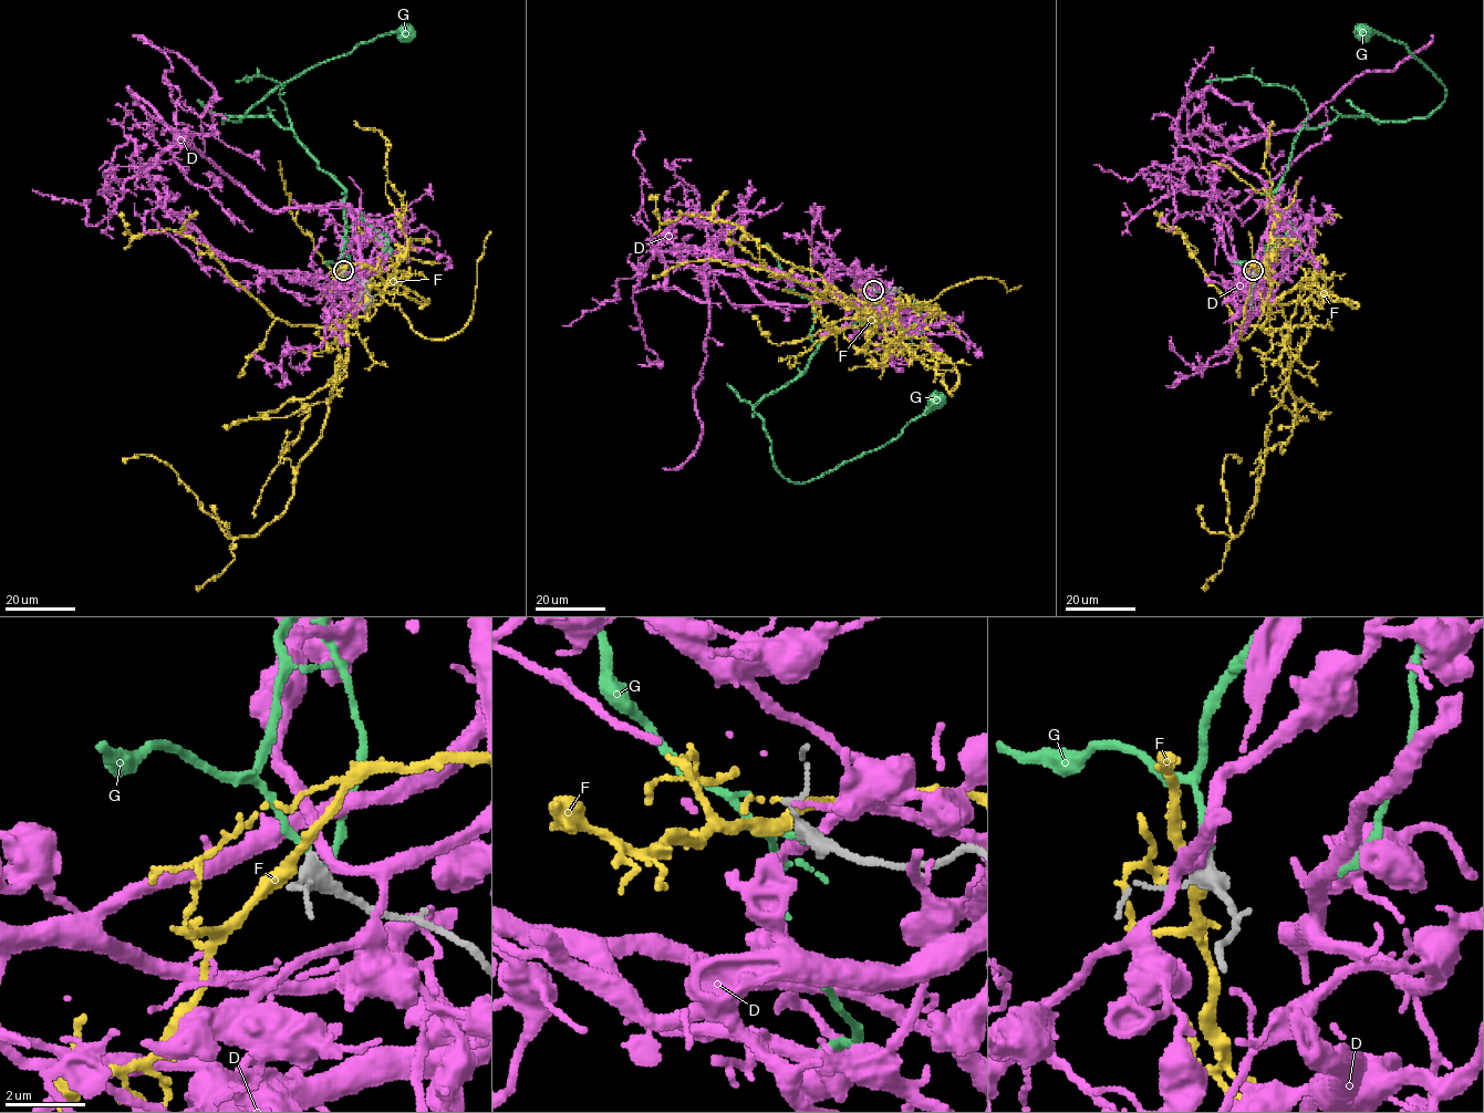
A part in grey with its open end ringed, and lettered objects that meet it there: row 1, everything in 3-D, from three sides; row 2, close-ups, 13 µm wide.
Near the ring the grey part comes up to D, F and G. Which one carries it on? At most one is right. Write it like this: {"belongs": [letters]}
{"belongs": ["G"]}

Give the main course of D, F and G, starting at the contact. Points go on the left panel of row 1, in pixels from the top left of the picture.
D: (344, 271), (322, 288), (222, 258), (165, 209), (146, 168), (179, 136), (172, 64), (132, 35)
F: (343, 273), (364, 263), (384, 294), (345, 323), (335, 394), (282, 513), (229, 538), (168, 464), (122, 461)
G: (343, 271), (346, 191), (291, 128), (271, 116), (222, 116), (240, 121), (318, 65), (405, 32)

